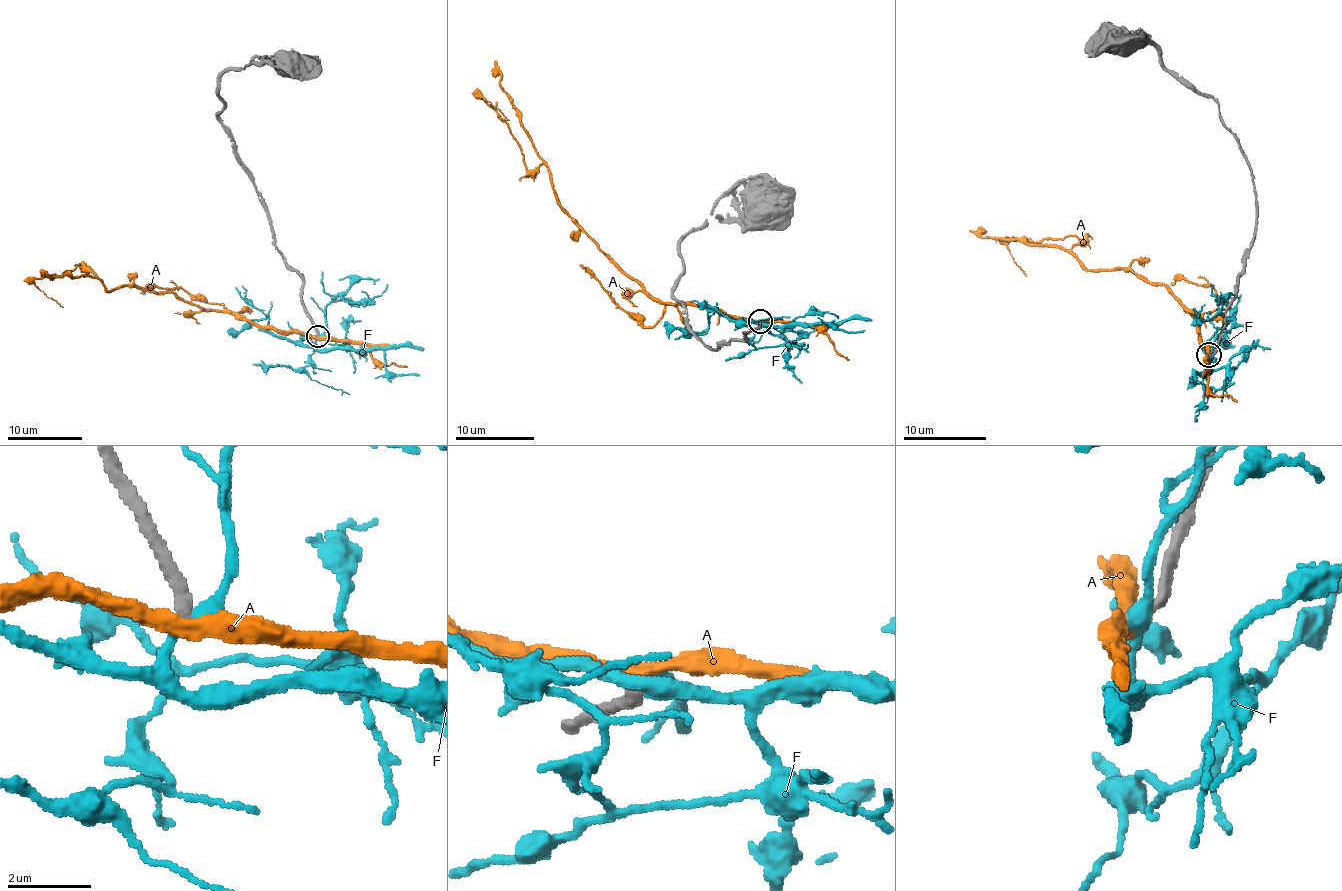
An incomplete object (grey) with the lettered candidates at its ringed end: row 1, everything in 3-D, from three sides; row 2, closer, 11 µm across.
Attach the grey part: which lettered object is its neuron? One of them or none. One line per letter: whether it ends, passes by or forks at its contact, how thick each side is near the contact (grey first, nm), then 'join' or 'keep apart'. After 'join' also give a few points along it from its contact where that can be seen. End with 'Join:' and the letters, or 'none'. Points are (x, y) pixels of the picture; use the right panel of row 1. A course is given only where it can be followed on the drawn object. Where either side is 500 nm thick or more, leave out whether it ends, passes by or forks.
A: it passes by | 280/360 nm | keep apart
F: it passes by | 320/340 nm | keep apart
Join: none

